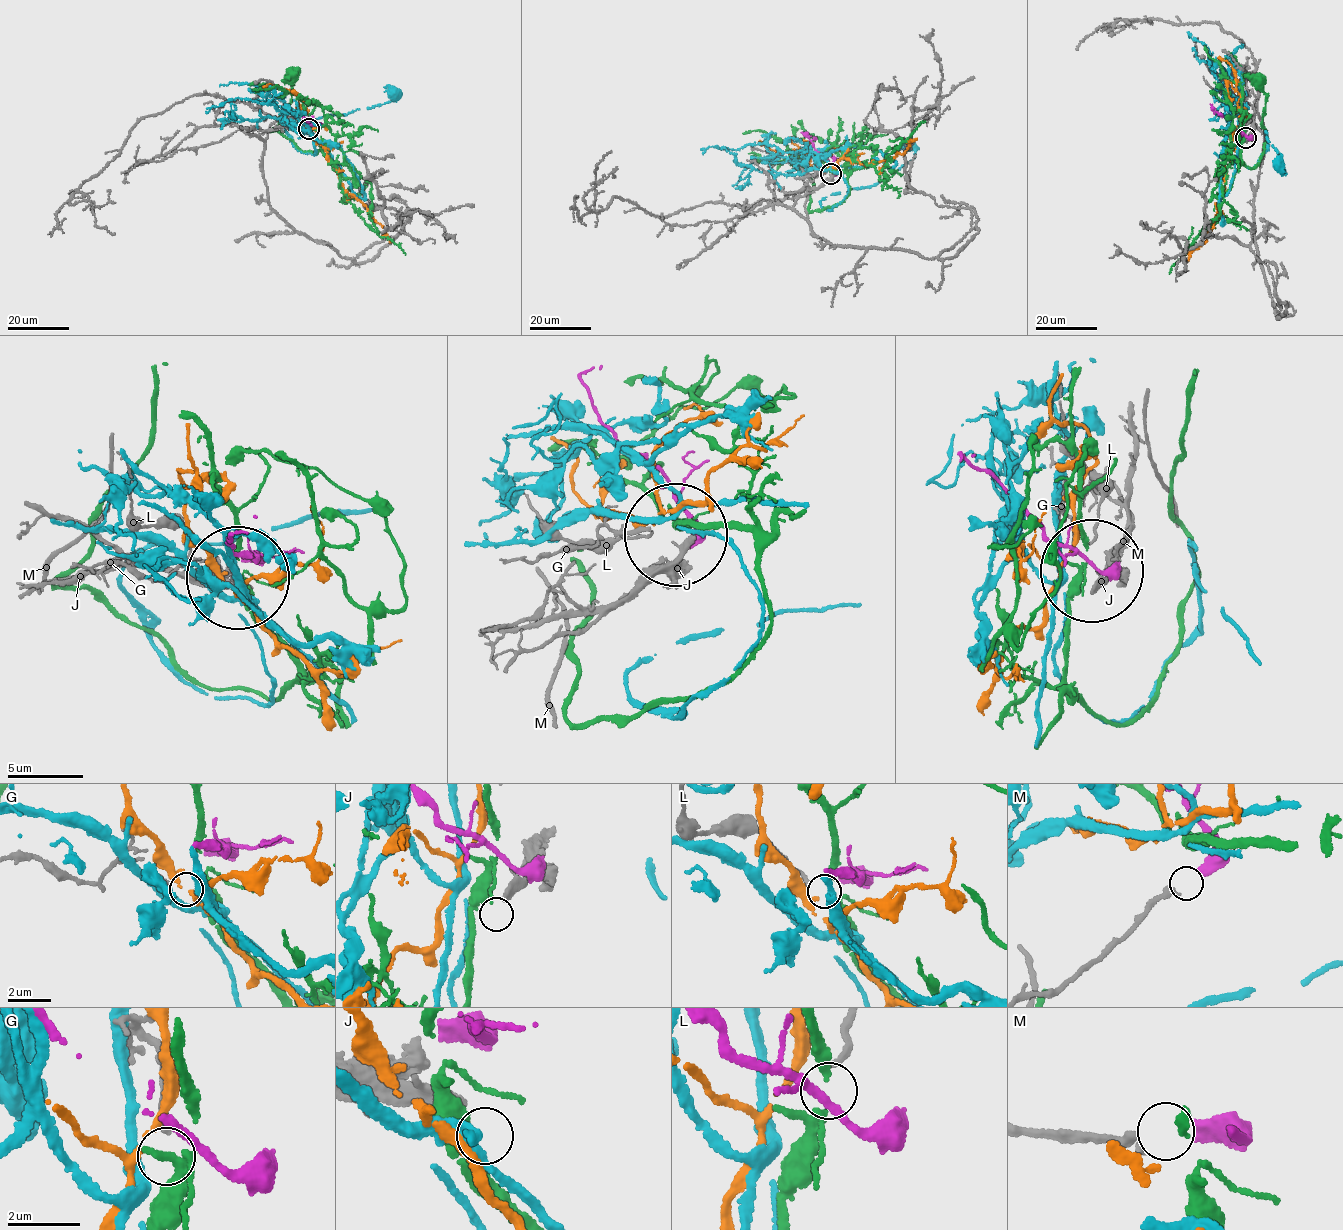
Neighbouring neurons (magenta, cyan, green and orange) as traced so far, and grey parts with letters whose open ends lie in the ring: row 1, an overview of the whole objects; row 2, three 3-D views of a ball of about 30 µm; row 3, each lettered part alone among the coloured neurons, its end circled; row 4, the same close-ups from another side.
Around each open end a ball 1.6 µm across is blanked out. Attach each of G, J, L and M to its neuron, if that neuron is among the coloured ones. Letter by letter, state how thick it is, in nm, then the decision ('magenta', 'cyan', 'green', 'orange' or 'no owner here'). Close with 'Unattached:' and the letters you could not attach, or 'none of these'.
G: 240 nm thick; green
J: 400 nm thick; no owner here
L: 180 nm thick; no owner here
M: 240 nm thick; magenta
Unattached: J, L

